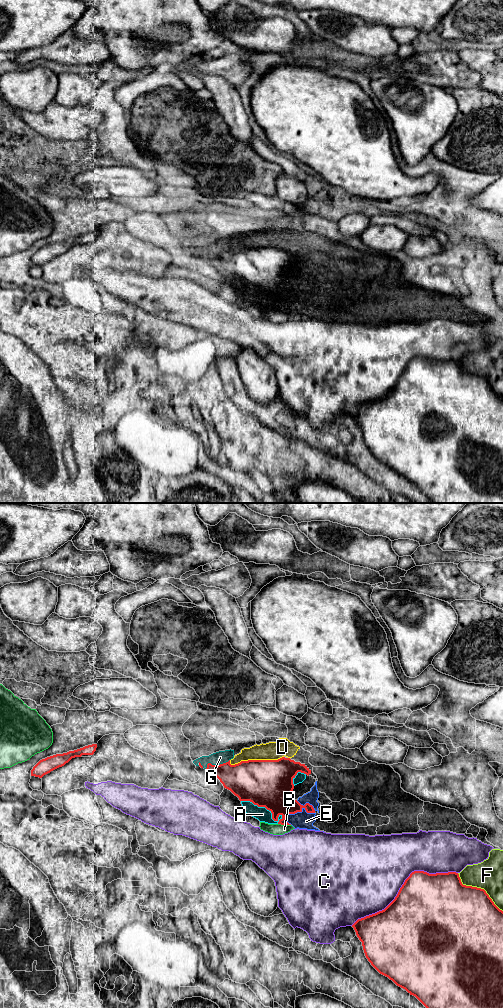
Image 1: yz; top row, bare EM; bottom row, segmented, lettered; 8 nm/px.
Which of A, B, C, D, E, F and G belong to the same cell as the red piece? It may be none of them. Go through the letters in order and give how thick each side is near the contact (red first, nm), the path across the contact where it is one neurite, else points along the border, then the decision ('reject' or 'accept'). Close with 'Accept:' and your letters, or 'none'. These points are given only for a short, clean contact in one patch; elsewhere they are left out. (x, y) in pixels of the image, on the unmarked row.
A: 380 nm thick on the red side, 110 nm on the other; reject
B: 260 nm thick on the red side, 100 nm on the other; reject
C: 500 nm thick on the red side, 500 nm on the other; reject
D: 380 nm thick on the red side, 150 nm on the other; border along yz (283, 244), (277, 247), (248, 247), (234, 252), (229, 251); reject
E: 280 nm thick on the red side, 140 nm on the other; border along yz (315, 298), (306, 291), (300, 299), (289, 301), (286, 309); reject
F: 480 nm thick on the red side, 240 nm on the other; reject
G: 280 nm thick on the red side, 100 nm on the other; border along yz (229, 247), (219, 252), (208, 251), (205, 256); reject
Accept: none

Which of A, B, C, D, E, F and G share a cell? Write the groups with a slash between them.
A D E G / B / C / F

